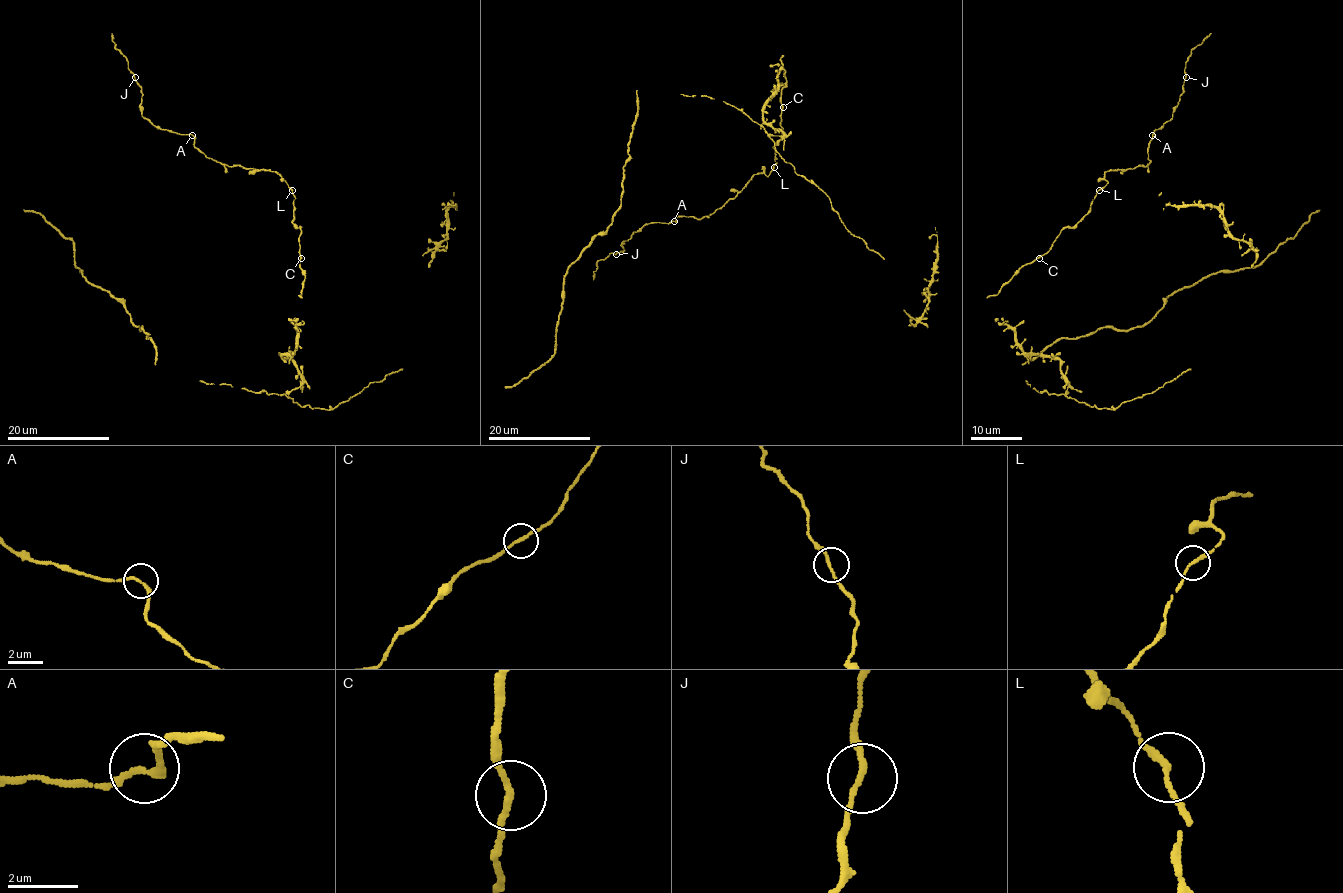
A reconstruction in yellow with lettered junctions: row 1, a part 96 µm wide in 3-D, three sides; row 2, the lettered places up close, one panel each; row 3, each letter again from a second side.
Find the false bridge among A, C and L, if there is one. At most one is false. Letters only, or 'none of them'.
none of them

